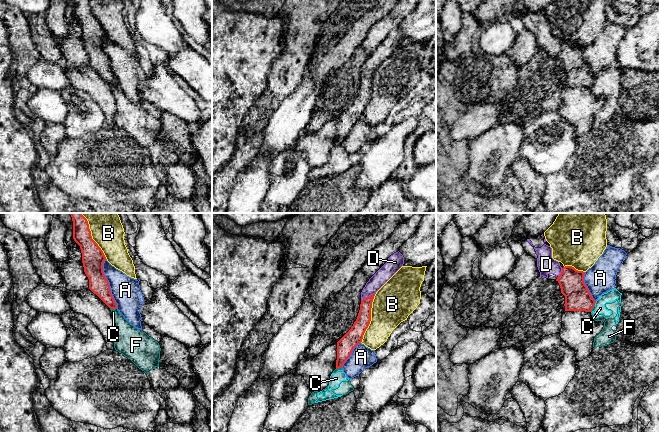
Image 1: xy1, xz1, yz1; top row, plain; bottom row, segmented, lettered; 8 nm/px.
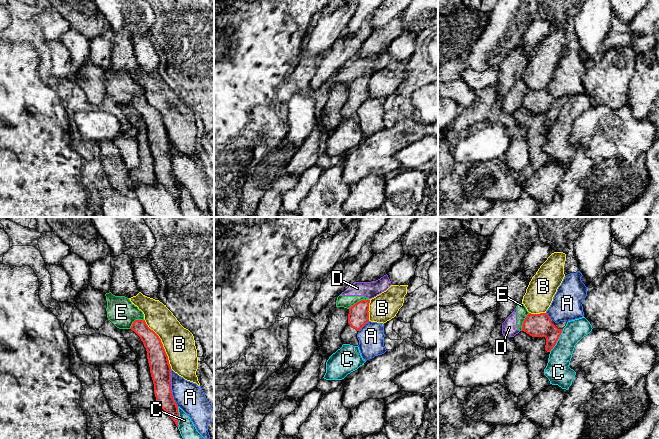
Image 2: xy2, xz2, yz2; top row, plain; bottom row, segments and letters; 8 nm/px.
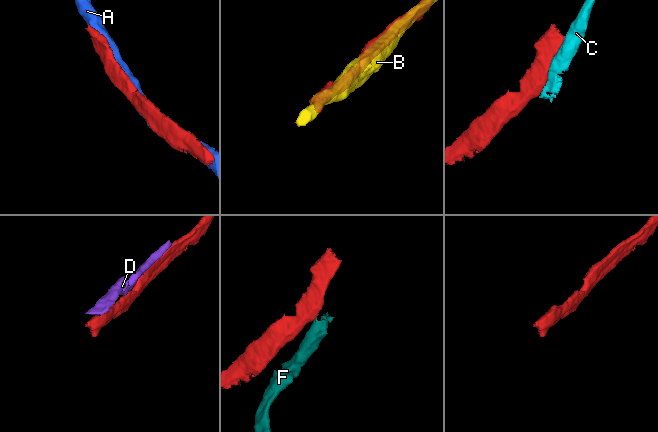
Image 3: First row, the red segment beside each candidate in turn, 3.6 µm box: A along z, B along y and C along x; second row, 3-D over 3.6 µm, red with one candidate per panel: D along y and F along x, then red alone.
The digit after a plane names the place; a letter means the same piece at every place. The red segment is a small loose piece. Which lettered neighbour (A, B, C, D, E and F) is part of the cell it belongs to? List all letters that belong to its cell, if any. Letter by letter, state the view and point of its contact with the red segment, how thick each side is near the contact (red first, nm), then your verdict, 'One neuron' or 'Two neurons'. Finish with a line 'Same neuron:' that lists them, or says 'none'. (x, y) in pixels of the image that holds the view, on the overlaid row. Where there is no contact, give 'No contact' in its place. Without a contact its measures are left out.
A: Touches red at xy1 (108, 283). Thickness 180 nm (red) against 220 nm. Two neurons
B: Touches red at xy2 (162, 344). Thickness 170 nm (red) against 260 nm. Two neurons
C: Touches red at yz2 (557, 340). Thickness 190 nm (red) against 190 nm. Two neurons
D: Touches red at xz1 (369, 296). Thickness 120 nm (red) against 110 nm. Two neurons
E: Touches red at xz2 (359, 301). Thickness 170 nm (red) against 100 nm. Two neurons
F: Touches red at xy1 (113, 308). Thickness 160 nm (red) against 180 nm. Two neurons
Same neuron: none

